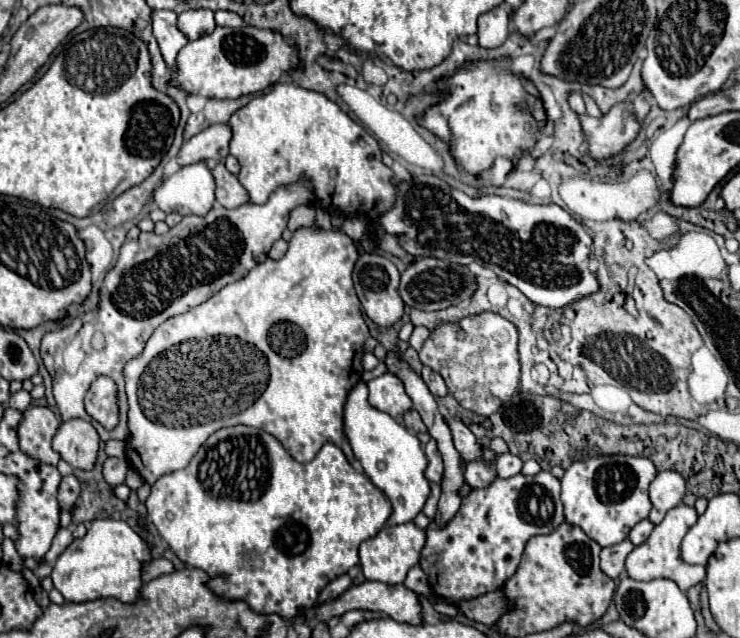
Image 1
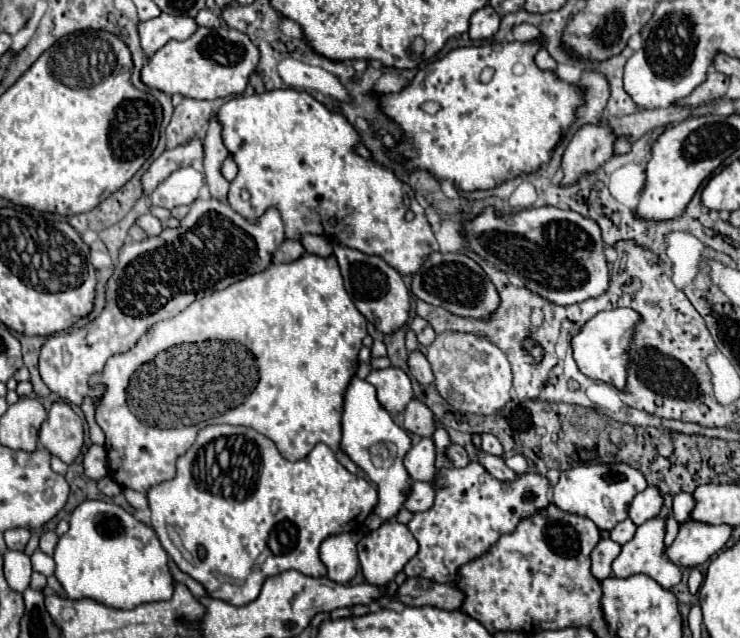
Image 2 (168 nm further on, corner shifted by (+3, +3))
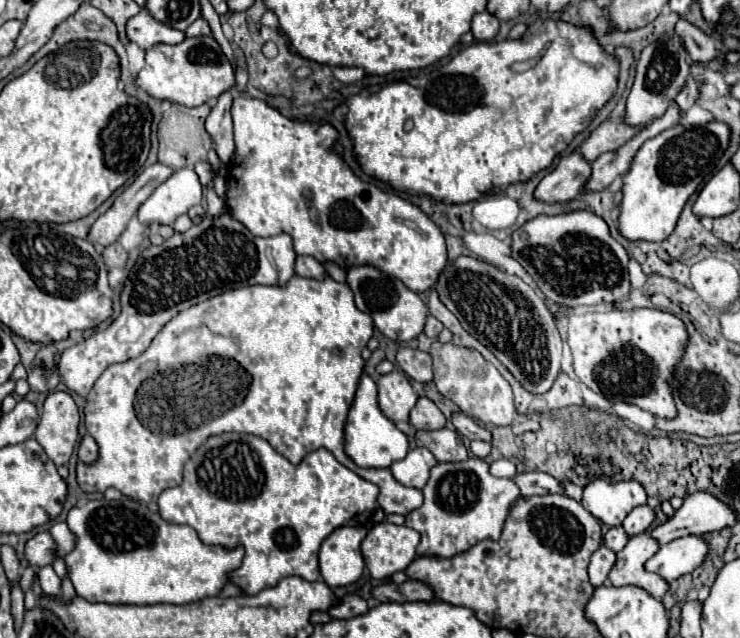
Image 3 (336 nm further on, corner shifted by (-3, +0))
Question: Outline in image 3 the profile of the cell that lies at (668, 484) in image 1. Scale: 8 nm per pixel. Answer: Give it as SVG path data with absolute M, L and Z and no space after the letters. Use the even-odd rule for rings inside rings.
M641 505L641 507L635 507L621 523L621 527L627 531L629 537L635 537L643 531L647 531L651 527L655 519L655 511L649 507L649 505Z

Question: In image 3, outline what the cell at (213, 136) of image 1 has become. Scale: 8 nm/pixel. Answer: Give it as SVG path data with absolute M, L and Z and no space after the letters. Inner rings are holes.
M155 163L147 167L115 201L113 205L99 215L99 219L91 225L87 233L87 241L93 245L107 247L119 239L119 235L125 231L129 219L135 215L137 207L155 191L157 185L161 185L165 179L171 177L171 167Z

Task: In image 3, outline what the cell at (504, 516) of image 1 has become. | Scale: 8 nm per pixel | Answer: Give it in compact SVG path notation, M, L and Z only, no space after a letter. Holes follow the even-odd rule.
M469 457L461 463L437 463L431 469L431 477L423 491L423 505L411 511L405 517L405 525L421 533L421 543L417 547L417 555L439 555L439 557L453 557L455 553L467 551L481 539L499 539L503 523L509 515L511 503L521 495L519 487L513 479L499 479L489 473L489 465L479 457Z

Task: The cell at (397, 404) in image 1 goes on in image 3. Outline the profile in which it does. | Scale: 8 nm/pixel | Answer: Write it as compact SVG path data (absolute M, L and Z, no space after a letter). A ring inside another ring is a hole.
M391 371L377 379L377 387L379 407L383 415L393 423L409 421L409 413L417 401L417 395L413 393L409 379L399 371Z

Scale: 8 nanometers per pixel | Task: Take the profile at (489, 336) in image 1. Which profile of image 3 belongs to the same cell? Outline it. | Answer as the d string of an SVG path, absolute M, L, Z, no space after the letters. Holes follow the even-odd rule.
M433 341L429 355L433 359L433 381L439 393L451 399L463 413L471 415L479 423L485 425L511 425L515 419L513 391L509 383L499 375L499 371L481 357L481 353L465 347L457 347L453 343Z

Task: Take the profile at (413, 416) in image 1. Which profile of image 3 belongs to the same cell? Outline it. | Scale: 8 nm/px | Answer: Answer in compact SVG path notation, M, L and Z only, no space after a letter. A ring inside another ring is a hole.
M419 397L411 411L411 425L415 429L443 429L445 415L437 409L437 405L431 399Z

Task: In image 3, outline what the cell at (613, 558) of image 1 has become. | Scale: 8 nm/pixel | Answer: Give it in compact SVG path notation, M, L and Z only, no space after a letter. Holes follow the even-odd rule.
M601 545L589 563L589 581L593 587L601 587L607 583L607 575L611 571L611 567L615 565L615 553L611 549L607 549L605 545Z

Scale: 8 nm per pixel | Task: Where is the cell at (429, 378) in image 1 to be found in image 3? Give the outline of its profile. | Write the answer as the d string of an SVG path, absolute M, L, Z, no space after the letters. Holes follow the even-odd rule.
M401 347L397 351L397 363L405 375L409 375L415 381L427 383L433 379L433 363L429 353L411 349L411 347Z

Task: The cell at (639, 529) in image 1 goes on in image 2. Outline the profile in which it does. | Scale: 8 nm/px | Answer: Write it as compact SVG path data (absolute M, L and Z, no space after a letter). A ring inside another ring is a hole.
M623 520L623 522L619 522L611 532L609 532L609 536L615 540L615 542L619 542L619 544L625 544L625 542L629 542L631 538L633 538L633 534L635 534L635 530L637 530L637 526L633 524L633 520Z

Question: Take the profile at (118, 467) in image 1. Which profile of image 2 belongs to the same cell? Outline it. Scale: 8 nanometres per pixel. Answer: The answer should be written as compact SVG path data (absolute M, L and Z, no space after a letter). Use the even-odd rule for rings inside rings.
M91 446L83 458L85 474L93 480L101 480L109 476L109 462L105 460L105 448L103 446Z

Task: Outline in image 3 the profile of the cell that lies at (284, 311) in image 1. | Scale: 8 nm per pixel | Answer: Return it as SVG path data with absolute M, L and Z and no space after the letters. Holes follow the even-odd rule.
M295 275L285 287L279 285L249 285L249 287L239 287L239 289L231 289L225 291L221 295L215 295L203 303L197 303L195 307L189 307L187 311L181 311L179 315L175 315L151 341L149 349L143 351L139 357L123 361L123 363L115 363L111 367L107 367L101 377L95 381L93 389L87 393L85 397L85 407L83 407L83 415L85 415L85 429L87 433L97 441L99 445L99 455L95 459L95 463L91 465L83 465L81 461L77 463L77 483L85 493L103 493L107 487L115 487L117 491L121 491L125 497L131 499L139 499L139 501L157 501L157 497L161 495L163 489L169 487L177 487L183 481L183 465L187 463L187 459L211 437L211 435L221 435L221 433L229 433L229 431L237 431L237 433L249 433L249 435L259 435L261 439L267 439L271 443L271 447L275 447L275 451L279 451L285 459L289 459L289 463L301 463L303 457L319 447L327 447L335 459L339 459L339 463L343 463L347 469L355 471L359 477L375 483L379 487L379 497L377 503L385 513L399 513L399 515L407 515L413 509L421 507L423 503L423 495L419 489L413 487L403 487L401 483L397 483L391 475L389 469L363 469L357 467L343 451L343 429L345 429L345 421L347 421L347 413L349 407L353 403L355 391L357 391L357 383L359 377L363 373L363 357L361 357L361 349L367 347L369 339L373 337L373 319L359 311L355 307L353 301L353 291L349 289L349 285L345 283L337 283L331 277L325 277L323 281L317 279L305 279Z

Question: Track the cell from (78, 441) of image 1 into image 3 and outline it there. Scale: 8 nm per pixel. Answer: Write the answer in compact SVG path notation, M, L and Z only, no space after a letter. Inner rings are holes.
M51 391L43 403L35 439L56 466L68 463L79 441L79 409L65 391Z

